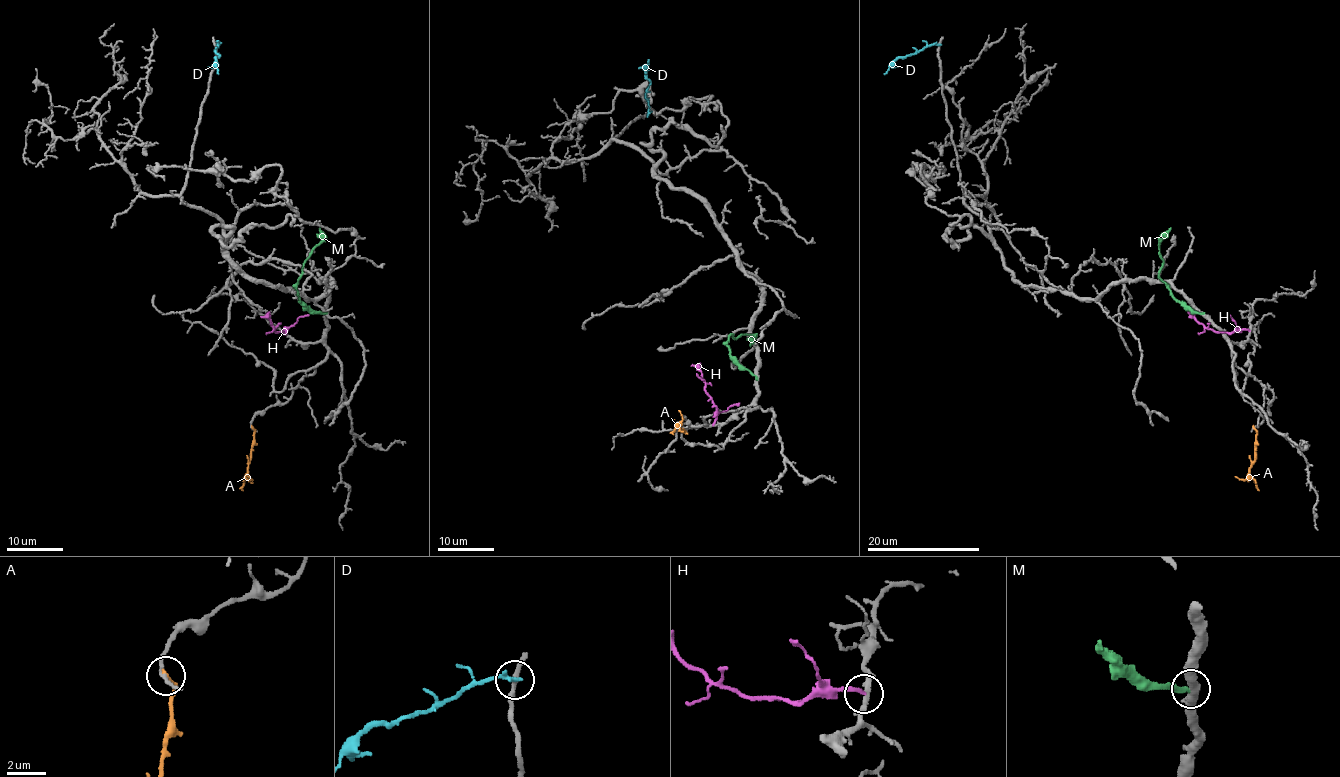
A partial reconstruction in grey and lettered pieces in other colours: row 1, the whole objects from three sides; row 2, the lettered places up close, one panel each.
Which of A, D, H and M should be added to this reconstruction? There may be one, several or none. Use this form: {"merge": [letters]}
{"merge": []}

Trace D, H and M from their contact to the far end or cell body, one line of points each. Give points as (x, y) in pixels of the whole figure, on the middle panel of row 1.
D: (647, 115), (648, 59)
H: (713, 425), (716, 411), (713, 401), (704, 388), (702, 373), (690, 366)
M: (756, 377), (730, 353), (727, 341), (732, 334), (735, 338), (751, 335), (751, 346)

